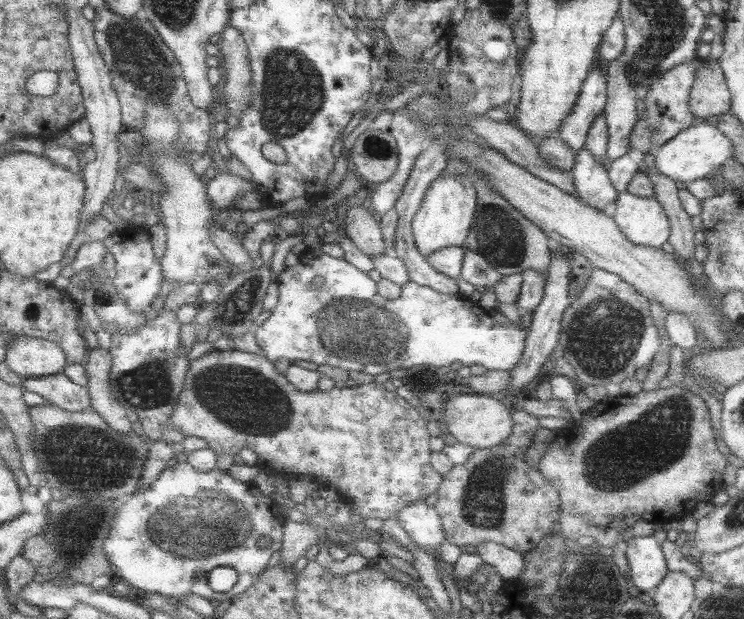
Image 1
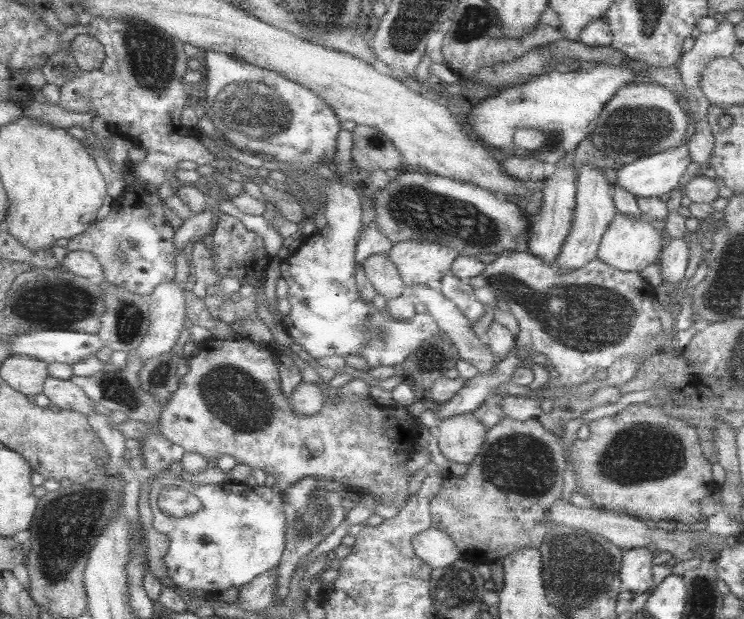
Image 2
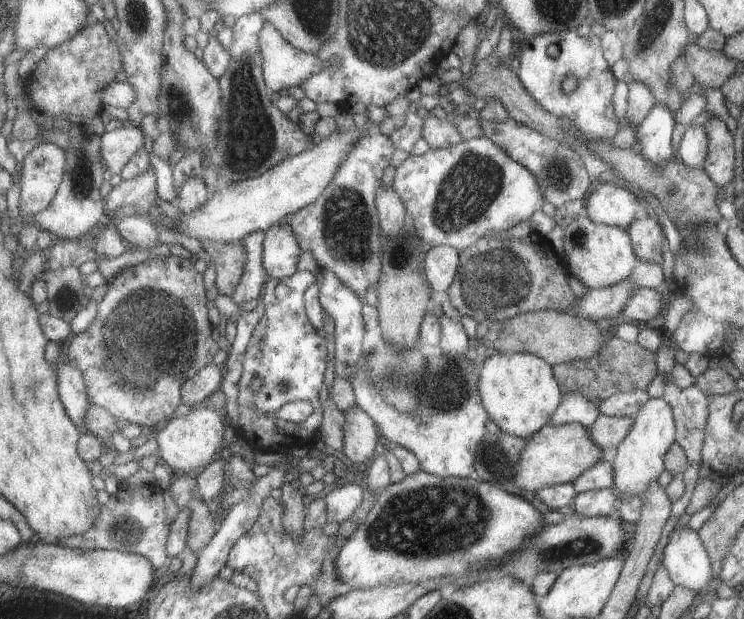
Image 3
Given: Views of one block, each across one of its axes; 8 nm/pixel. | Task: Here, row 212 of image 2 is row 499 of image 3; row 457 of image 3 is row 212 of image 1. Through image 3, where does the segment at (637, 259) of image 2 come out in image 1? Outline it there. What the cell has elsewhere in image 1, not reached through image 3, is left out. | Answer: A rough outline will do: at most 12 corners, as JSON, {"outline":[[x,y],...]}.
{"outline":[[619,192],[613,220],[637,246],[661,248],[669,218],[653,196]]}

